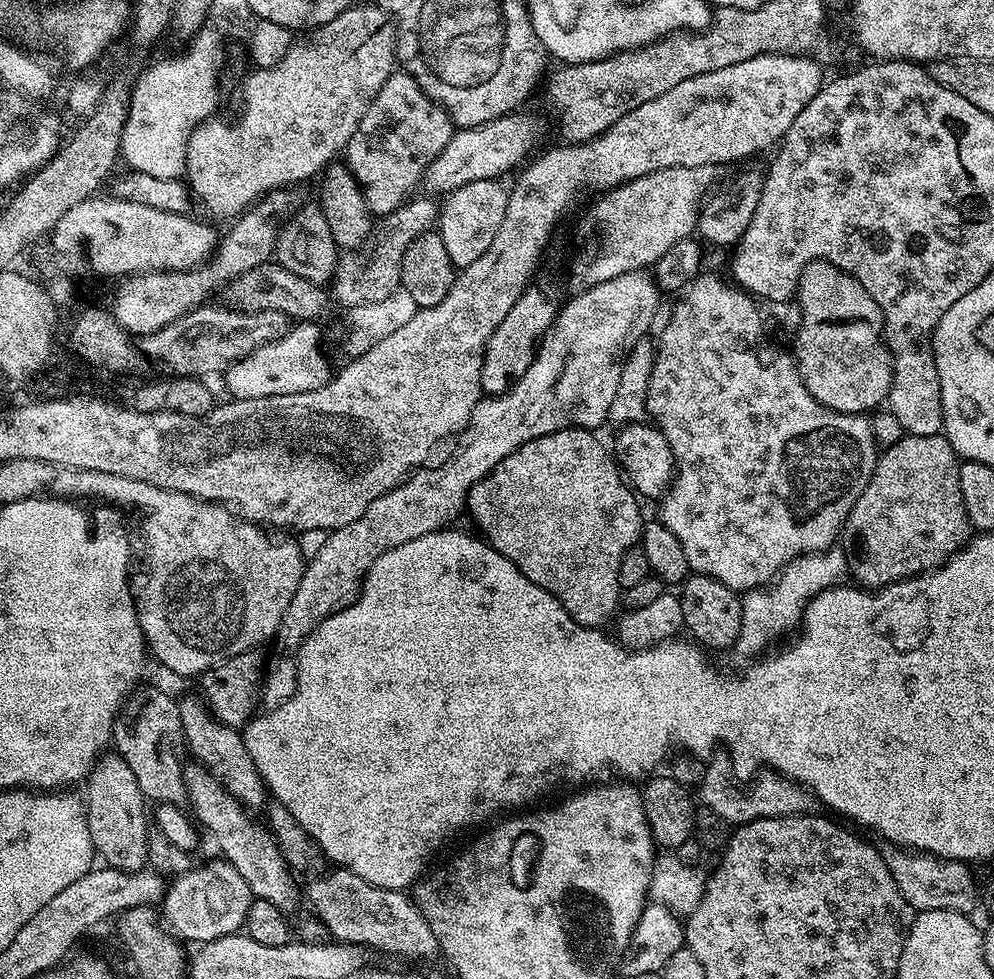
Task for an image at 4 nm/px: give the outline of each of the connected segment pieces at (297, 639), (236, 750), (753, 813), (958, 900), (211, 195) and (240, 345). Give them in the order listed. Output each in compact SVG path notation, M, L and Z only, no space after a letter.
M639 270L636 272L627 272L626 274L618 274L618 278L610 278L610 282L602 282L598 286L593 288L588 288L585 292L575 293L571 297L573 300L569 302L568 305L561 307L556 314L556 320L548 328L548 333L545 334L543 338L539 340L536 345L536 357L530 362L530 366L526 370L526 374L522 374L522 378L518 378L518 382L513 388L509 388L508 391L502 393L500 396L488 396L487 398L481 398L479 402L474 406L474 410L470 414L468 423L460 429L459 432L455 433L452 445L444 452L444 457L441 458L437 464L432 464L433 462L425 463L423 466L415 469L407 478L404 479L401 484L396 485L386 494L382 494L374 502L370 502L370 506L366 506L366 514L362 514L362 518L358 518L354 522L350 522L350 526L342 526L341 528L333 528L323 537L324 541L316 548L316 553L313 554L312 560L310 559L304 565L304 573L301 574L301 581L298 582L298 588L294 591L294 596L290 600L290 604L286 607L286 614L282 614L282 622L278 626L274 637L274 645L280 652L289 652L289 656L276 656L272 661L267 661L266 671L262 676L262 683L258 693L258 700L261 705L265 704L263 707L265 709L271 710L282 706L282 702L286 702L294 694L296 689L296 658L295 654L299 652L302 642L307 638L307 636L312 633L314 629L318 627L322 621L328 617L331 612L336 612L339 608L344 608L347 604L351 604L357 596L360 595L360 585L365 576L368 575L368 571L374 566L374 562L378 558L382 558L382 554L386 554L386 550L394 550L394 546L402 546L402 542L410 542L414 538L422 538L422 534L430 534L431 532L441 531L445 527L444 524L447 520L452 520L455 518L459 512L465 507L466 499L468 497L468 491L477 484L477 482L483 478L494 466L498 466L498 462L502 462L506 457L518 450L526 442L530 442L534 438L539 436L545 436L551 432L557 432L563 428L586 428L589 430L599 429L599 424L603 420L607 421L609 419L608 411L610 406L614 402L614 390L618 388L618 378L620 377L620 370L618 365L623 361L627 351L636 343L637 340L641 339L645 335L644 332L652 324L652 319L656 316L656 311L660 308L660 299L662 299L662 293L656 286L655 279L647 271Z
M195 695L193 696L188 696L185 700L179 701L184 743L187 751L189 753L192 751L191 759L203 766L228 793L239 800L249 811L258 812L258 809L261 811L267 805L268 791L264 786L264 780L257 774L253 760L249 758L249 752L244 746L243 735L237 729L228 728L220 720L216 720L207 707Z
M727 759L716 760L713 764L711 762L707 765L704 780L698 787L703 807L719 816L729 826L748 824L758 818L806 816L817 811L818 801L807 788L803 788L801 784L794 784L785 776L771 770L761 771L752 778L757 780L752 780L749 784L743 784L735 778L740 779L734 775L734 769Z
M888 846L883 849L882 855L894 882L898 882L898 890L902 890L902 898L906 898L913 913L926 910L954 910L965 914L975 913L978 908L978 880L972 877L967 863L962 860L941 860L939 856L929 856L927 852L913 852L907 848Z
M353 3L351 7L338 14L333 21L305 31L299 38L293 39L290 50L286 50L286 58L282 58L282 62L278 62L278 66L256 68L245 78L244 89L240 92L240 100L244 105L240 108L240 121L237 124L224 124L224 120L220 117L220 114L213 114L208 119L196 125L196 129L192 131L190 138L186 142L186 156L184 158L184 171L182 173L183 179L190 189L191 199L195 203L197 200L204 207L204 212L208 216L228 216L227 218L235 218L245 208L268 192L273 192L275 188L293 186L292 184L298 183L299 180L310 179L315 172L316 175L323 173L324 169L339 157L336 155L339 152L341 155L347 149L350 142L350 134L354 134L354 126L358 126L362 114L366 114L366 106L370 106L374 94L378 94L378 90L382 90L382 82L386 82L386 78L392 71L394 71L394 25L388 13L380 7L379 3Z
M199 305L160 330L141 337L138 342L139 351L170 366L173 369L171 371L179 377L206 378L214 372L223 373L236 360L241 360L258 346L282 338L290 327L288 317L281 312L216 312L210 305Z

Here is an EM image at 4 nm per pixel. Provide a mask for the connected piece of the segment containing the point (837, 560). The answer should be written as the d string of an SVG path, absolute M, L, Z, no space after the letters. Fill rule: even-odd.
M833 546L825 552L796 556L778 573L771 584L766 584L763 588L751 588L740 596L742 626L734 645L734 652L737 652L744 662L755 661L775 645L772 643L779 636L787 637L799 625L804 619L806 606L819 592L827 588L841 587L849 576L850 556L849 553L847 556L840 546Z

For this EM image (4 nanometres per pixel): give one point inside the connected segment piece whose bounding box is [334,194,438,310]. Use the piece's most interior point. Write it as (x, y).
(362, 276)

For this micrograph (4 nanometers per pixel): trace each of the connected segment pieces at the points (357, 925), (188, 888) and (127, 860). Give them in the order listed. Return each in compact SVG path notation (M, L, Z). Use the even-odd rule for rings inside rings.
M334 868L331 871L309 884L306 898L313 910L311 913L320 921L323 929L333 935L331 937L335 941L360 944L370 950L374 948L386 954L396 954L404 958L426 958L432 952L434 954L439 951L433 930L405 891L386 890L384 887L374 886L345 868Z
M215 859L209 864L197 863L167 885L162 901L162 923L169 934L181 942L235 936L244 927L244 919L254 899L250 886L246 886L246 878L242 878L227 860Z
M115 754L101 755L95 766L88 774L86 783L83 785L82 799L84 801L84 814L88 817L90 826L90 838L92 839L92 851L97 857L100 856L105 865L117 868L119 872L139 872L148 864L148 833L150 831L150 816L144 813L146 798L134 782L134 774L126 766L121 756Z

